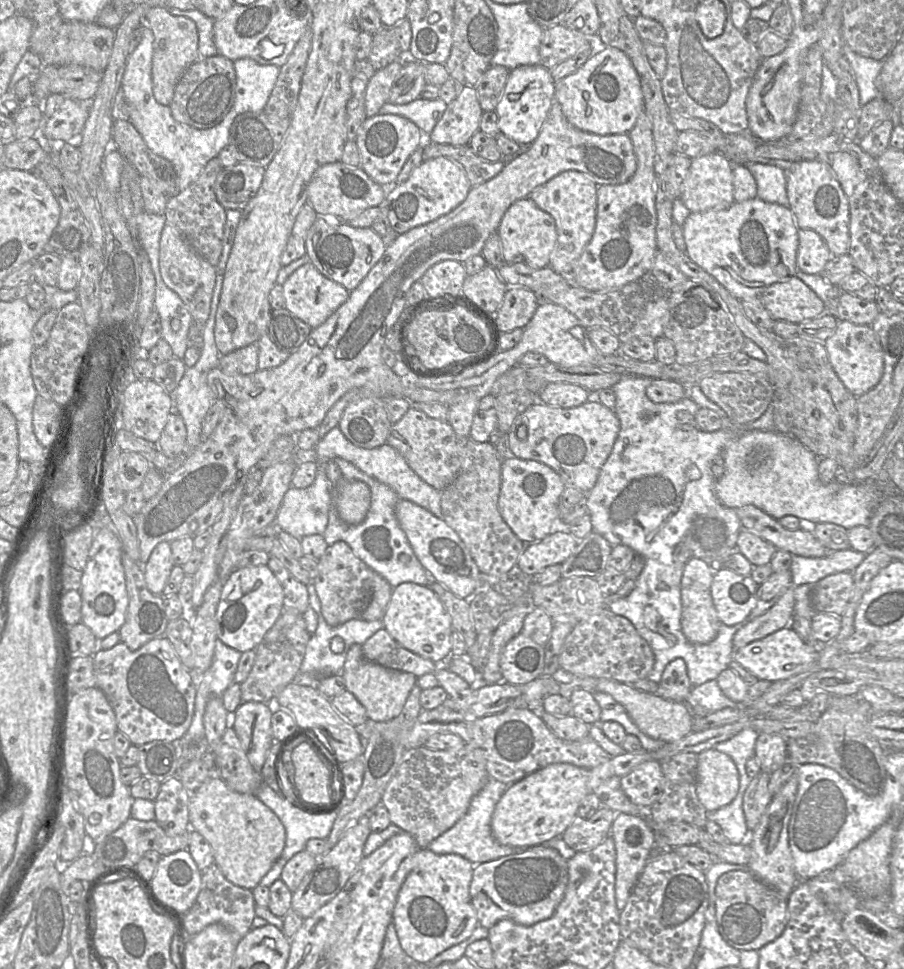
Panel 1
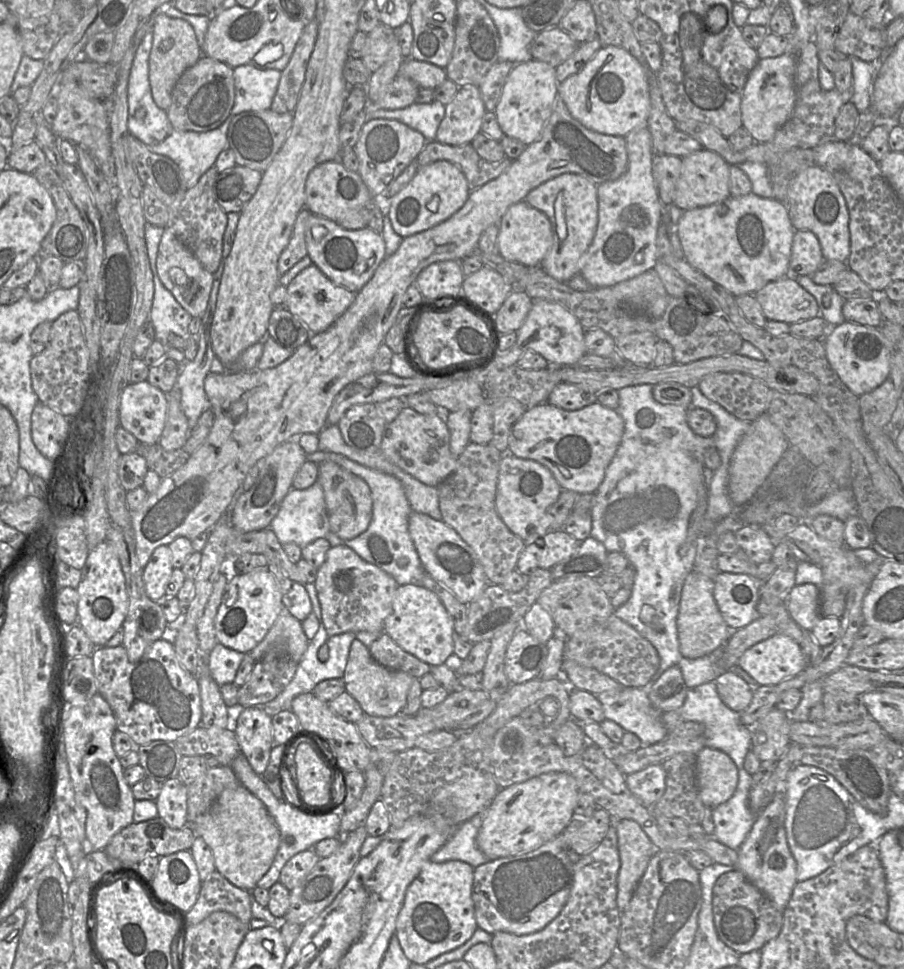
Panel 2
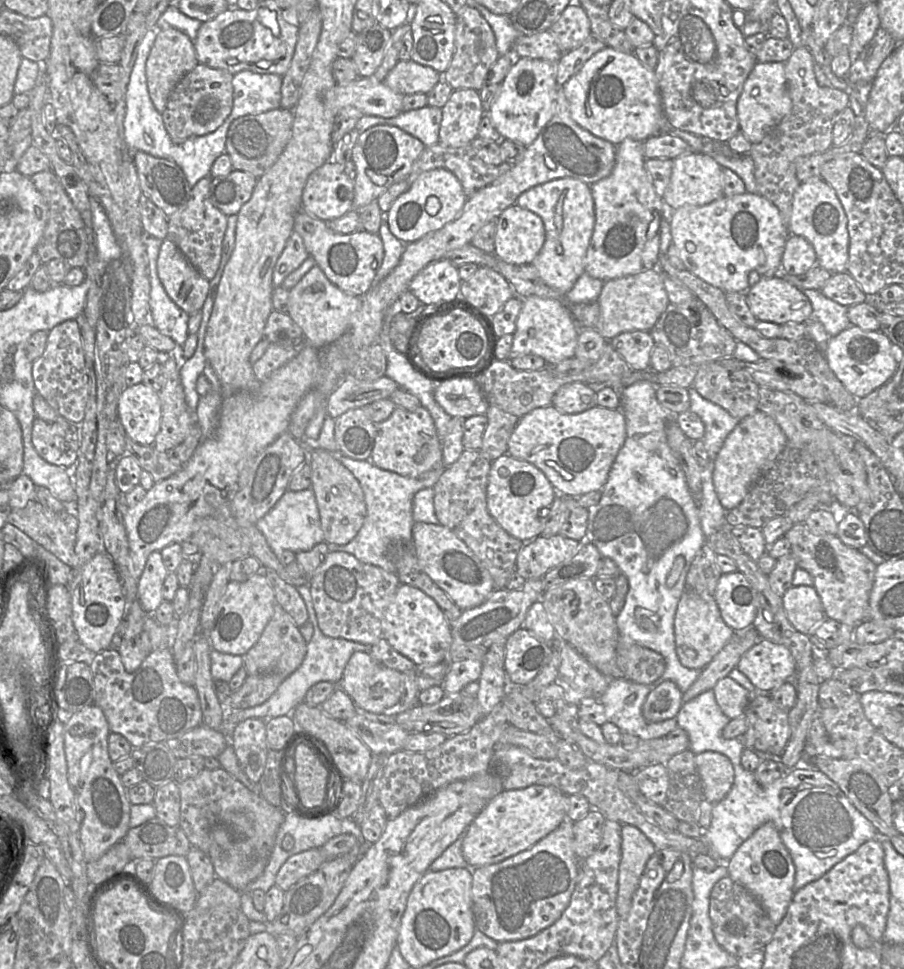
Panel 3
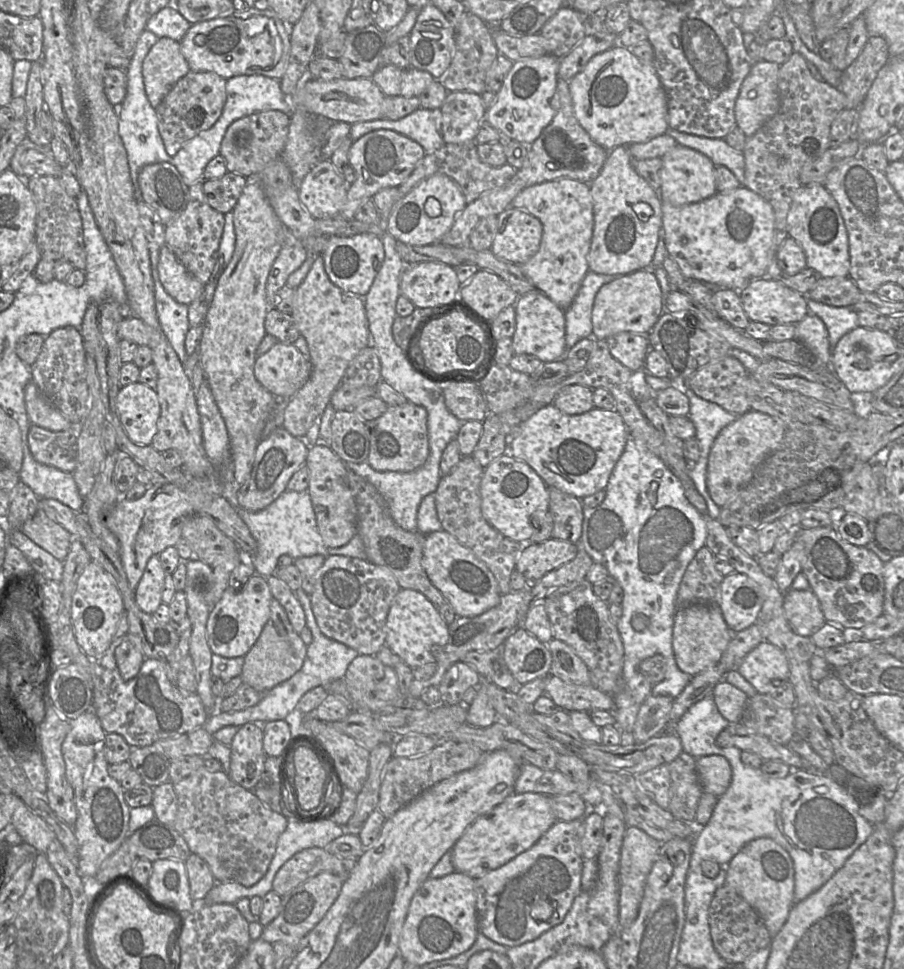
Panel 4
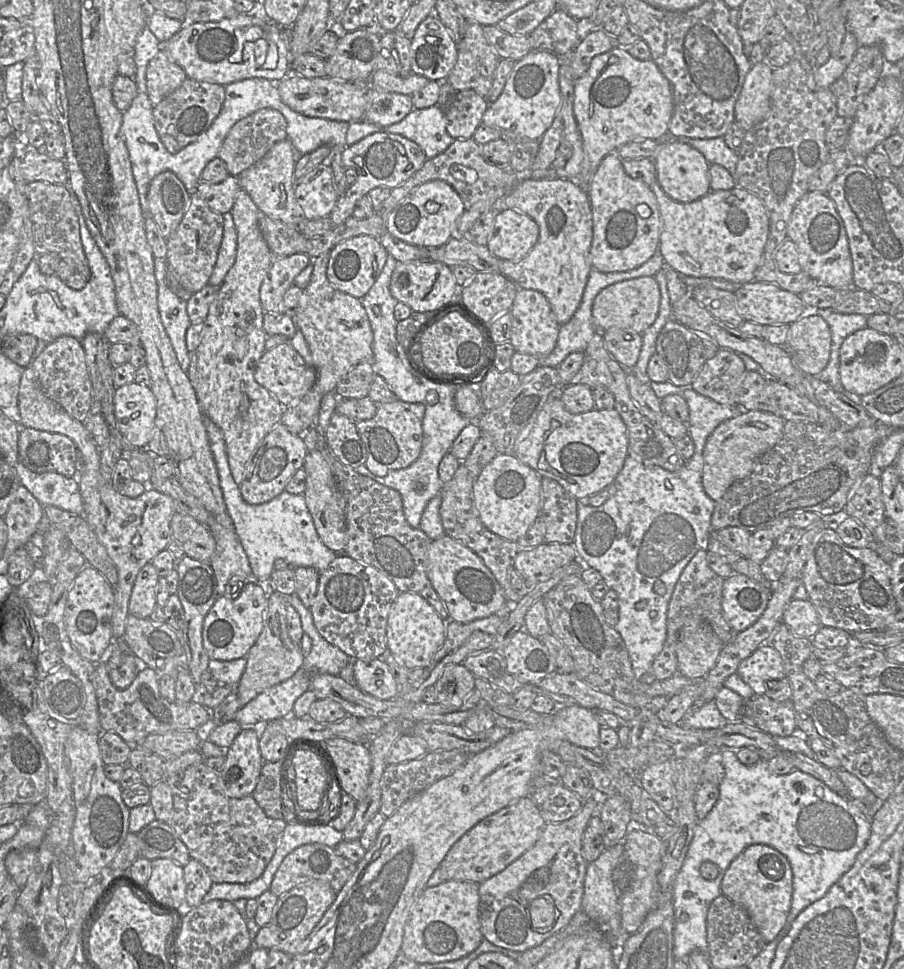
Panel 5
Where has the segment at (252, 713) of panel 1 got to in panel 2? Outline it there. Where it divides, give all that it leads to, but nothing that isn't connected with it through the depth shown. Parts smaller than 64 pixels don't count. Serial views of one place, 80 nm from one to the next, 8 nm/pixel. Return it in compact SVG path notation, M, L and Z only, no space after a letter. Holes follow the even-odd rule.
M262 706L243 708L237 718L235 735L240 747L240 753L244 755L253 771L262 775L268 765L270 751L274 746L271 717Z

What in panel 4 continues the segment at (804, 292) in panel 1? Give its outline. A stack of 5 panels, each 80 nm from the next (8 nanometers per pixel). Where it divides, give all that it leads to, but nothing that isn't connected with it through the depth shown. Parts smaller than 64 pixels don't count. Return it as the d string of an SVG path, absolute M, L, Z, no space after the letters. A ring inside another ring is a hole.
M757 278L737 291L750 321L769 326L794 324L810 313L807 298L770 278Z

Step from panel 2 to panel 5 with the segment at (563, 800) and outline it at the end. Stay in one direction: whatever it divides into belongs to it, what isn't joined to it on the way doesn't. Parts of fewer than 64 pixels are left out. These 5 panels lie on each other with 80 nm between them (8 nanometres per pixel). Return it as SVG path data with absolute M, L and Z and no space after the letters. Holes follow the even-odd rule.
M531 796L514 801L478 822L450 848L440 864L444 879L480 884L504 870L533 847L545 825Z

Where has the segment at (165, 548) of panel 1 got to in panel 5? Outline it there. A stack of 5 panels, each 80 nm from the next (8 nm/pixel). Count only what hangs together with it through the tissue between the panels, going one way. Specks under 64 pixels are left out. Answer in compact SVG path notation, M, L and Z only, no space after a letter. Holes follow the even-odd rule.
M147 563L137 575L129 601L129 614L137 618L149 618L157 604L159 575L152 564Z

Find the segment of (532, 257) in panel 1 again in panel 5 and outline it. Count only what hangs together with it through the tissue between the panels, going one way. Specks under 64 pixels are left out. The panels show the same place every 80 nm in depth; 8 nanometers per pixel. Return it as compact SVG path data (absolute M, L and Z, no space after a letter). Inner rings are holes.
M506 208L495 218L487 247L500 260L519 261L532 250L538 237L539 226L531 217Z

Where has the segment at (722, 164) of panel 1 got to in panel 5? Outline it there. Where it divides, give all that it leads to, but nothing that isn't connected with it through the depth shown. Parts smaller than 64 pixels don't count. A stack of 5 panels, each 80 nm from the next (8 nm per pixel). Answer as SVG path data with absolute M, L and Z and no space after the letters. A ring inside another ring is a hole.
M662 139L654 158L656 178L664 192L677 202L689 203L706 195L710 189L709 166L705 157L689 144L677 139Z

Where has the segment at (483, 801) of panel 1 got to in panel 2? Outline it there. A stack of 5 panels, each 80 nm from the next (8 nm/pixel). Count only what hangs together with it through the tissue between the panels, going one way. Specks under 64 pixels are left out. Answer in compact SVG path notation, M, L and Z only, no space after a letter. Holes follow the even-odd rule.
M485 811L458 825L448 841L430 857L430 860L436 863L460 860L470 864L474 869L491 861L476 844L484 818Z

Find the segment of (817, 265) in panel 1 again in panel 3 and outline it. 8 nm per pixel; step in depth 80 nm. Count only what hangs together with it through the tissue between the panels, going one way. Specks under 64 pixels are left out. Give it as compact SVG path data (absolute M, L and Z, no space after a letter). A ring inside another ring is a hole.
M790 234L781 257L780 268L786 274L801 275L817 264L812 245L803 237Z

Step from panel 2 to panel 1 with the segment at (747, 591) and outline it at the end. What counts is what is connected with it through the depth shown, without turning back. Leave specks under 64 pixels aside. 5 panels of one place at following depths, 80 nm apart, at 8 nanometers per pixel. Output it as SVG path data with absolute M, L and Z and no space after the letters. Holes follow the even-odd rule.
M723 567L714 571L711 596L720 622L726 626L744 624L755 607L757 589L750 575L740 575Z

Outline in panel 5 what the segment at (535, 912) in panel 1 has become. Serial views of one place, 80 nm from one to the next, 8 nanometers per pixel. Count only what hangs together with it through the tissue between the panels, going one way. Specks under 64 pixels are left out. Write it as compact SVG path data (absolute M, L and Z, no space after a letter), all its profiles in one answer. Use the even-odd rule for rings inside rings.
M593 791L593 796L584 800L581 810L574 817L563 822L546 824L533 847L504 870L479 884L481 932L489 942L519 953L524 952L558 933L582 910L588 865L582 854L583 835L602 799ZM543 896L553 898L557 918L550 929L536 930L531 926L529 906L534 899Z

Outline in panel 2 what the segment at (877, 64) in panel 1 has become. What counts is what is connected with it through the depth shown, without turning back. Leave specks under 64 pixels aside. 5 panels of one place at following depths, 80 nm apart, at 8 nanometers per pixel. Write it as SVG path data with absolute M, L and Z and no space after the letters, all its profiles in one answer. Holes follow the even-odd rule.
M849 57L852 68L850 102L859 113L870 108L873 65L856 57Z

